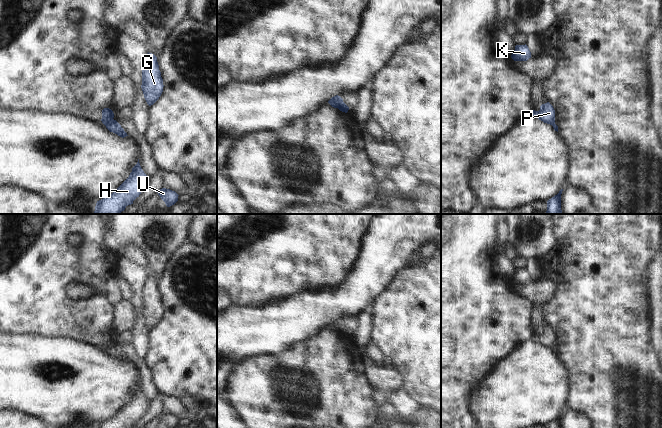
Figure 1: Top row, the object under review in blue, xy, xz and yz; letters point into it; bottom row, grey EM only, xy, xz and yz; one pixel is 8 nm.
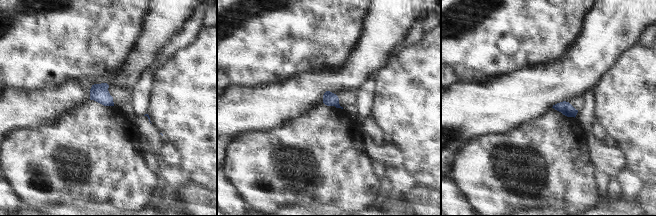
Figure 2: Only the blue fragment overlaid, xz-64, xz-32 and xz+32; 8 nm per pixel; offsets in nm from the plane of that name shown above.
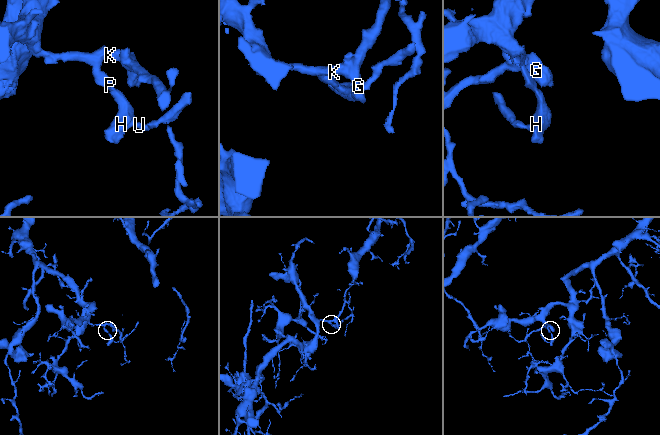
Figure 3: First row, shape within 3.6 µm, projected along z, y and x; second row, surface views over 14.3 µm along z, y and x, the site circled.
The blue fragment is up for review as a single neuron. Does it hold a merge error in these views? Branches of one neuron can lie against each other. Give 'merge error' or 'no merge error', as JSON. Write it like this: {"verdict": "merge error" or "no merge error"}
{"verdict": "no merge error"}

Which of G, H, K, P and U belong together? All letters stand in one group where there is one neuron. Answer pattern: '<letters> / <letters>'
G H K P U

